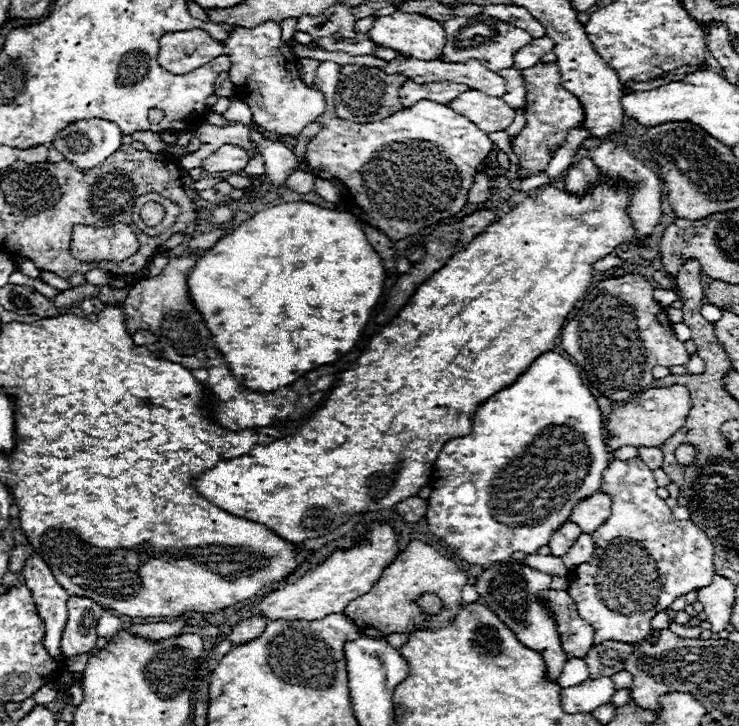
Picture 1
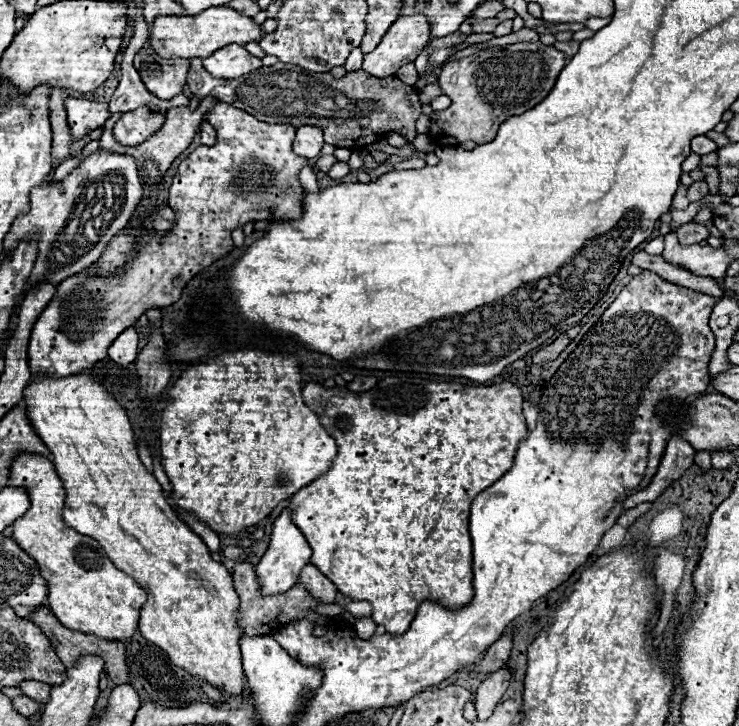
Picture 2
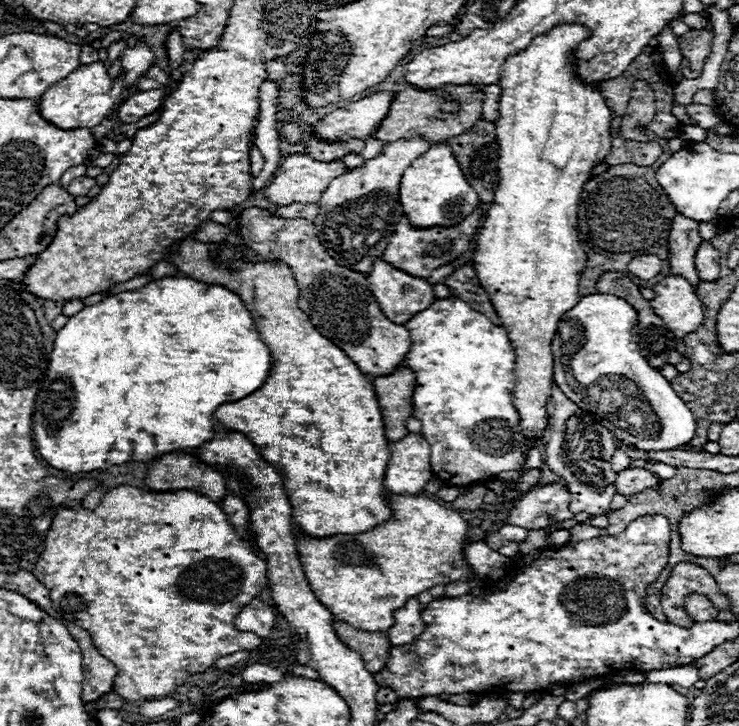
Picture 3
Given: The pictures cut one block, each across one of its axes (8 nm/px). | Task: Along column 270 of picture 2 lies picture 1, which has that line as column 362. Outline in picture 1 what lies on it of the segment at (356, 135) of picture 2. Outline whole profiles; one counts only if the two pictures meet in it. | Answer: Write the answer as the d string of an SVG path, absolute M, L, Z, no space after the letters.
M346 64L340 68L340 80L338 90L334 94L336 100L336 114L340 118L352 120L352 122L378 122L382 118L392 116L394 112L404 110L404 104L398 98L400 86L408 80L408 76L402 74L386 74L380 68L368 68L358 64Z

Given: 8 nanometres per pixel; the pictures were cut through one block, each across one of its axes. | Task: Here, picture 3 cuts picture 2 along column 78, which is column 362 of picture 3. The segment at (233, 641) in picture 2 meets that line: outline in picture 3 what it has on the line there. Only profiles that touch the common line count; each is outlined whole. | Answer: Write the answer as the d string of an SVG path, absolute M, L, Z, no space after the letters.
M194 238L182 240L178 256L182 260L172 262L184 276L208 284L218 282L238 294L250 310L260 338L270 348L272 368L264 386L236 404L222 404L214 416L222 428L246 436L258 448L260 456L282 474L296 528L310 538L330 538L336 534L362 534L384 524L394 514L388 506L388 492L384 490L384 474L390 460L390 450L372 382L358 370L344 350L320 336L310 324L308 316L298 308L298 288L292 272L286 266L278 266L274 262L248 262L236 246L226 246L218 252L218 258L238 270L236 274L230 274L226 268L216 268L208 260L210 252L206 244L200 244Z

